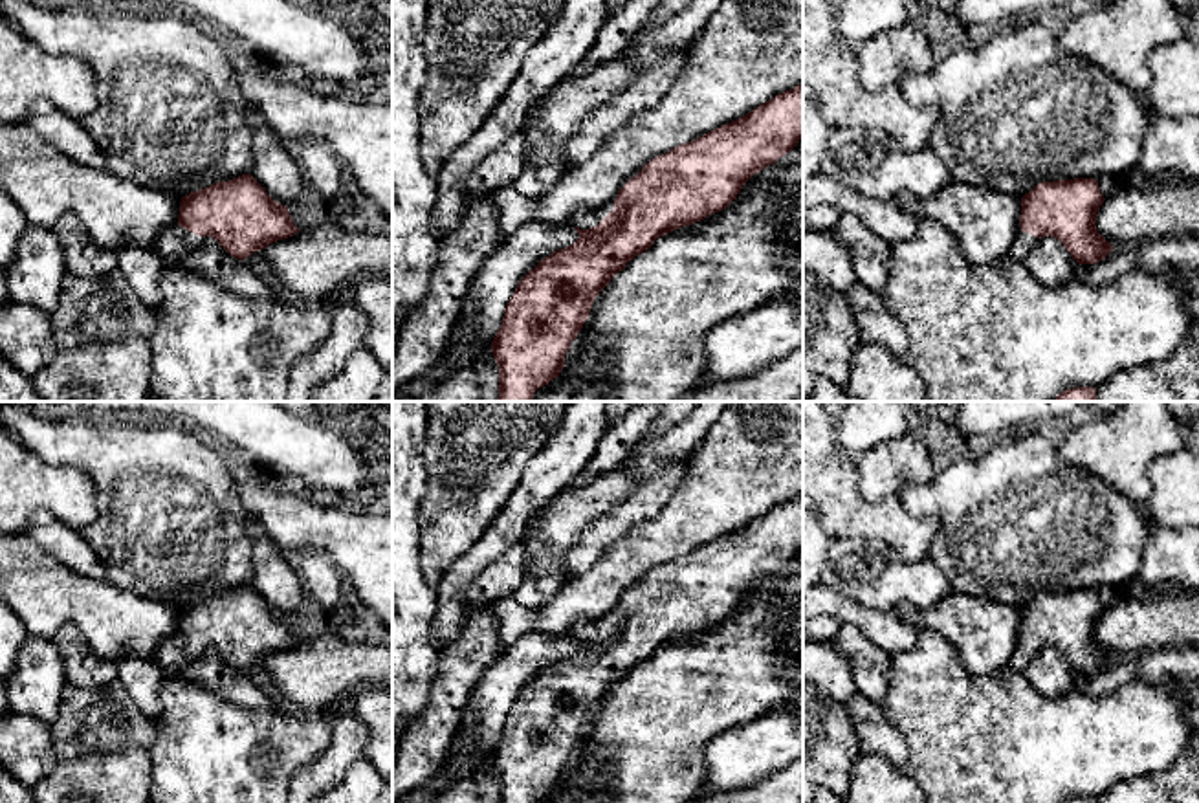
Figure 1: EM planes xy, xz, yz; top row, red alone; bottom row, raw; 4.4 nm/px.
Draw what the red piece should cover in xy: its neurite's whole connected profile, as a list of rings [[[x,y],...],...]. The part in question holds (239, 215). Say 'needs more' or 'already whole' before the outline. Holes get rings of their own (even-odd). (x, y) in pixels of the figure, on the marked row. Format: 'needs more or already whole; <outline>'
needs more; [[[242,174],[182,196],[178,224],[158,236],[154,249],[165,268],[176,268],[178,262],[202,246],[205,236],[213,236],[231,257],[244,260],[299,231],[288,207],[275,202],[251,174]]]

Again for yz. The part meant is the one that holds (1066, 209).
needs more; [[[1093,178],[1038,183],[1021,198],[1021,231],[1006,257],[1023,262],[1038,240],[1049,235],[1058,238],[1078,264],[1100,262],[1113,251],[1096,229],[1104,200],[1098,180]]]

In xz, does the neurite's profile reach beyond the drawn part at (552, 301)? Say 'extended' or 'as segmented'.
extended

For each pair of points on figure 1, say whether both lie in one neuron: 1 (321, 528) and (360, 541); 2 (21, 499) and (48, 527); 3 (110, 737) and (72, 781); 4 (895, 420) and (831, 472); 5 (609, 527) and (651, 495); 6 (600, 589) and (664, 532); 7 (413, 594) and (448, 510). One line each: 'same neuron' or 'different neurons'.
1: same neuron
2: different neurons
3: same neuron
4: different neurons
5: same neuron
6: same neuron
7: different neurons

